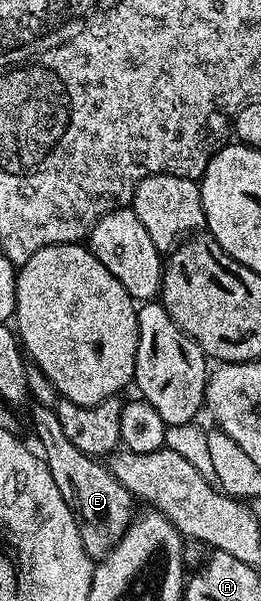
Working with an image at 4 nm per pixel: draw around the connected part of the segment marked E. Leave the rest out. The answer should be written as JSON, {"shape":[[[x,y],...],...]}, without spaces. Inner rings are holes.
{"shape":[[[35,401],[30,407],[44,463],[50,468],[50,476],[54,476],[54,484],[58,484],[58,492],[62,492],[62,500],[66,500],[66,504],[72,509],[72,514],[78,522],[82,544],[93,560],[104,558],[118,544],[133,520],[132,493],[118,481],[105,463],[104,466],[100,463],[103,461],[70,444],[66,432],[62,432],[62,423],[58,421],[55,409],[43,407]]]}

